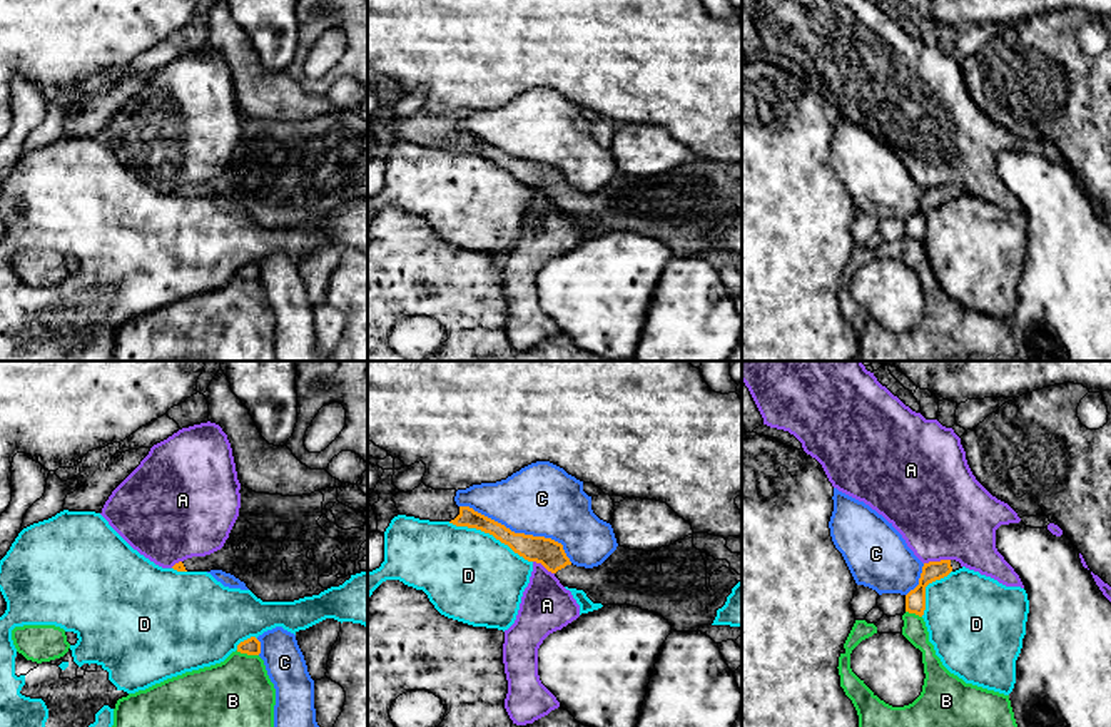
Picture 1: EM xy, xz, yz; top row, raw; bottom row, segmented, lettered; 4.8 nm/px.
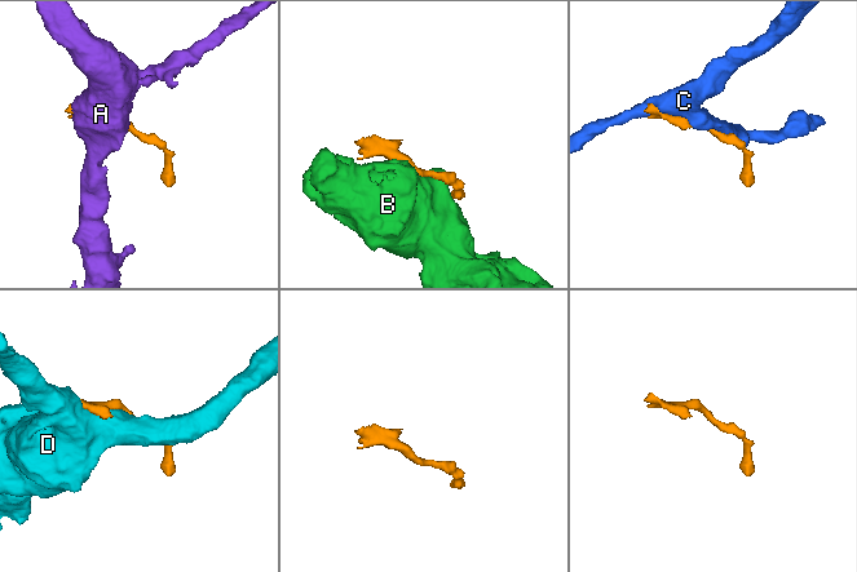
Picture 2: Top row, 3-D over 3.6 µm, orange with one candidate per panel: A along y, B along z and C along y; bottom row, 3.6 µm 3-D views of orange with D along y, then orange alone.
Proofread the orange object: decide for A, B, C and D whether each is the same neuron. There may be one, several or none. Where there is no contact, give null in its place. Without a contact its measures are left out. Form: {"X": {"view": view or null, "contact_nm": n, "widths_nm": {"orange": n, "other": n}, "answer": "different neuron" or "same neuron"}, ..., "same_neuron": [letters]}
{"A": {"view": "yz", "contact_nm": 130, "widths_nm": {"orange": 100, "other": 460}, "answer": "different neuron"}, "B": {"view": "xy", "contact_nm": 110, "widths_nm": {"orange": 80, "other": 340}, "answer": "different neuron"}, "C": {"view": "xz", "contact_nm": 600, "widths_nm": {"orange": 140, "other": 360}, "answer": "different neuron"}, "D": {"view": "xz", "contact_nm": 460, "widths_nm": {"orange": 130, "other": 440}, "answer": "different neuron"}, "same_neuron": []}

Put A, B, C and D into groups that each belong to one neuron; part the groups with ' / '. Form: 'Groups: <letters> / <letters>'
Groups: A / B / C / D

